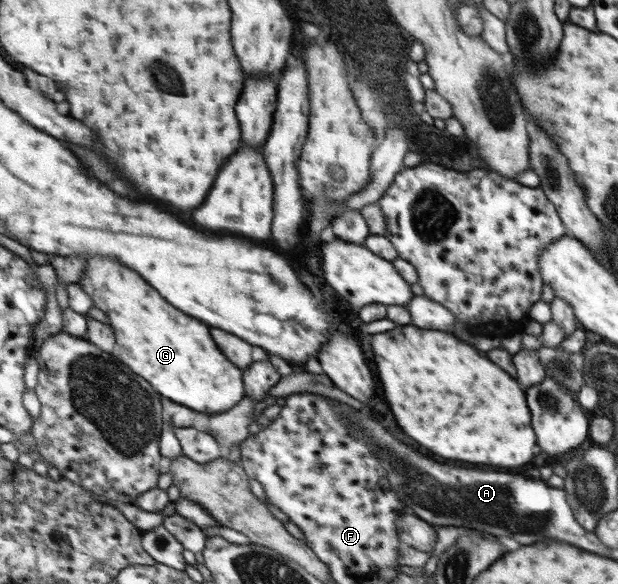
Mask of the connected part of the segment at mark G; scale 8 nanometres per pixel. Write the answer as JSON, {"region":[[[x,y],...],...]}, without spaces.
{"region":[[[94,257],[94,261],[86,266],[84,275],[78,282],[81,282],[83,289],[93,298],[94,305],[108,313],[117,333],[117,343],[121,346],[121,360],[140,377],[149,381],[164,398],[181,403],[192,411],[208,413],[211,416],[232,409],[236,401],[244,399],[242,371],[236,369],[237,365],[232,365],[220,353],[204,323],[172,307],[154,287],[150,287],[138,275],[138,271],[122,265],[122,261],[118,261],[116,257]]]}

